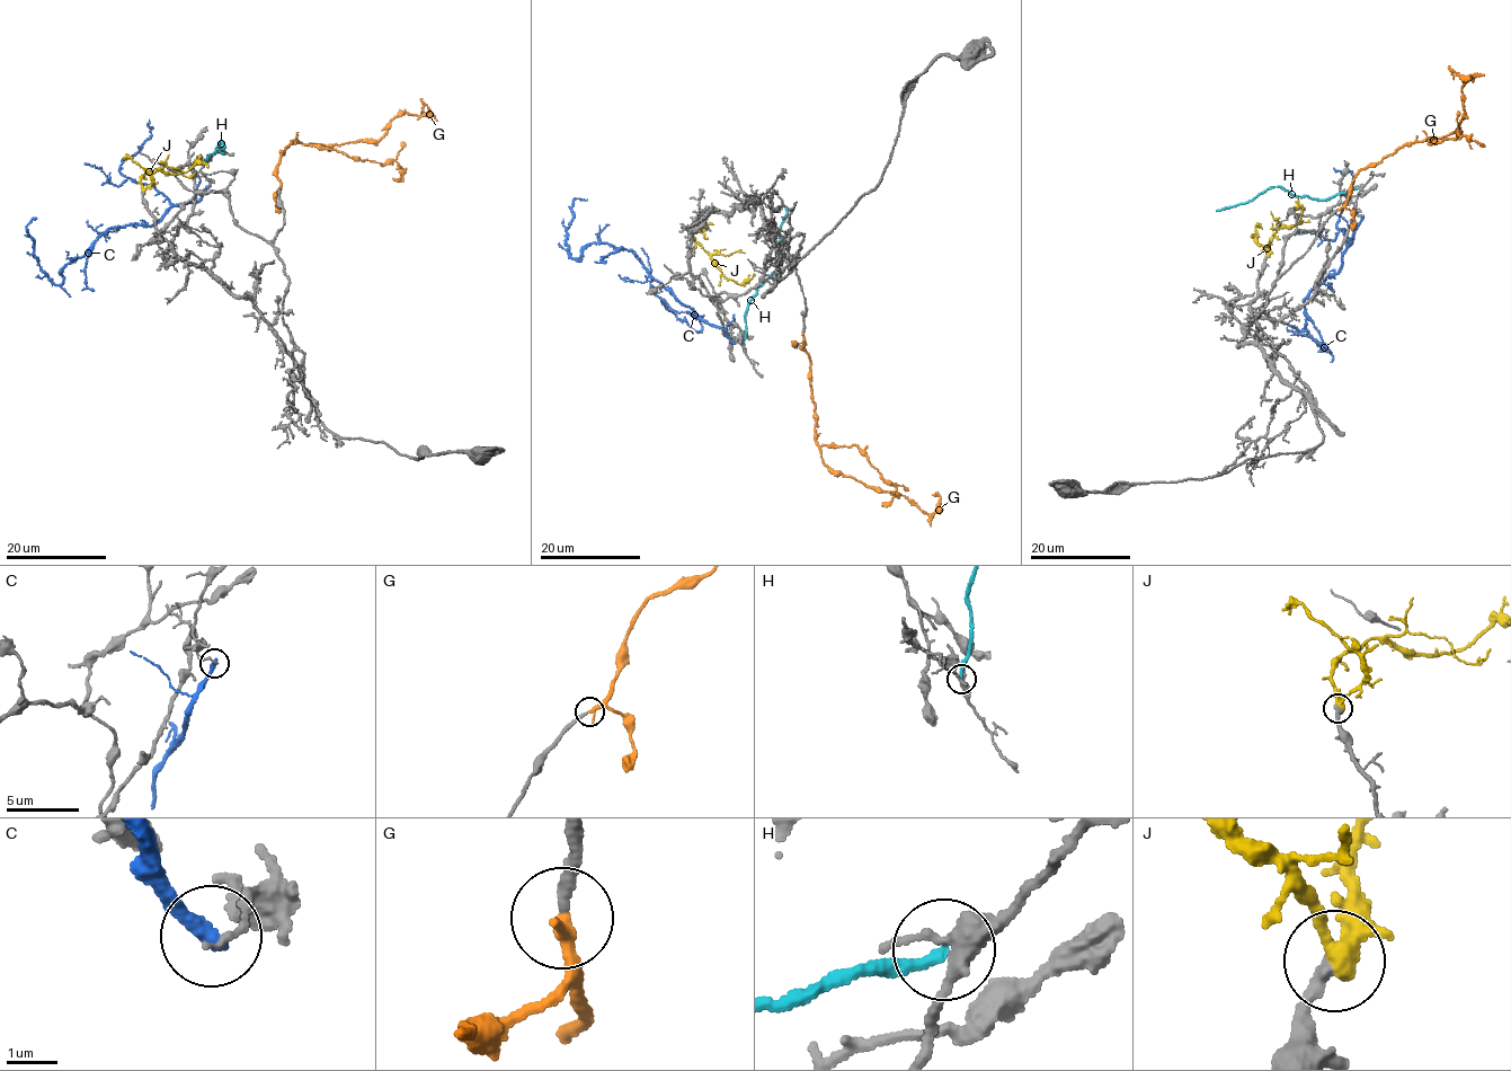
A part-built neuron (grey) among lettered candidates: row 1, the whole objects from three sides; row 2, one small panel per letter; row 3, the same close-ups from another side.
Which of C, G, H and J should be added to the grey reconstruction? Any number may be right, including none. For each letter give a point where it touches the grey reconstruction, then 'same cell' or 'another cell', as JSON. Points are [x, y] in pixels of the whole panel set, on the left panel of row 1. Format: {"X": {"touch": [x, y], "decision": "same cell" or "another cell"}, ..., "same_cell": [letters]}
{"C": {"touch": [207, 187], "decision": "another cell"}, "G": {"touch": [278, 188], "decision": "same cell"}, "H": {"touch": [209, 157], "decision": "another cell"}, "J": {"touch": [142, 192], "decision": "same cell"}, "same_cell": ["G", "J"]}

